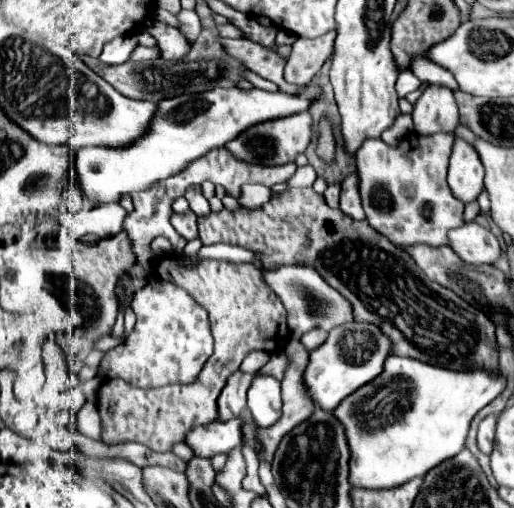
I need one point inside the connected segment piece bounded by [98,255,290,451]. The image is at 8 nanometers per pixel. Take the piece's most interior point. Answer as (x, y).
(245, 314)

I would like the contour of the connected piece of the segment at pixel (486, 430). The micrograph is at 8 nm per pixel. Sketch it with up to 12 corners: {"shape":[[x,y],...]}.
{"shape":[[496,415],[478,429],[478,447],[490,455],[496,435]]}

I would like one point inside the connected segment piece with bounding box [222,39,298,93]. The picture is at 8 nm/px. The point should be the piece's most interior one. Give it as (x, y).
(266, 62)

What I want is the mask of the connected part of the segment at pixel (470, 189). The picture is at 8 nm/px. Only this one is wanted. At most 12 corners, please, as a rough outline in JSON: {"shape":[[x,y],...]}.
{"shape":[[452,133],[448,185],[462,203],[484,187],[478,151]]}

